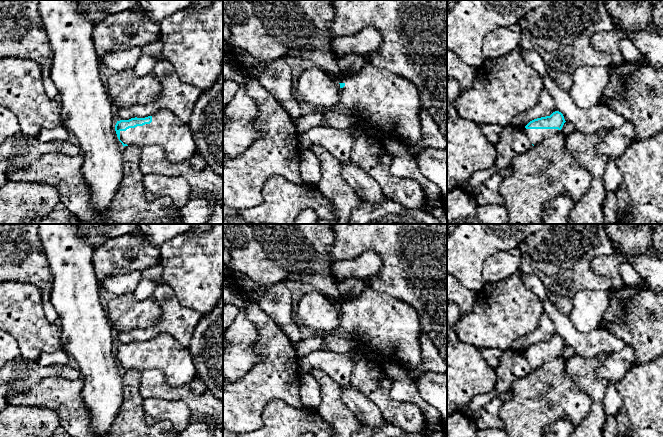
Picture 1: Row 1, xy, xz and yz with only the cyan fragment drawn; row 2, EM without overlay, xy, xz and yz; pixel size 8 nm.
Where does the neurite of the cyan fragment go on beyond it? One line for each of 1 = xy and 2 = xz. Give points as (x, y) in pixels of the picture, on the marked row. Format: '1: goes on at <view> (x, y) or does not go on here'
1: goes on at xy (166, 130)
2: goes on at xz (390, 102)

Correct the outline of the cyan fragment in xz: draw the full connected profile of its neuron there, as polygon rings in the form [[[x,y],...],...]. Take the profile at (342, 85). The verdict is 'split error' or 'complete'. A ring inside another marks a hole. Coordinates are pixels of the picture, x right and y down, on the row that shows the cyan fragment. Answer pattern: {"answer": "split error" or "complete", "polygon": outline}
{"answer": "split error", "polygon": [[[366,64],[354,77],[339,79],[345,111],[360,111],[379,129],[378,136],[415,143],[421,136],[417,87],[409,79]]]}

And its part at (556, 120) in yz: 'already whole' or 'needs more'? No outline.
needs more

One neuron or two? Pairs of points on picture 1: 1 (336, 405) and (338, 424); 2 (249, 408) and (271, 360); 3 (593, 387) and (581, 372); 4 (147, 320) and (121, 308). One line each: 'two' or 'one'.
1: one
2: one
3: one
4: one

